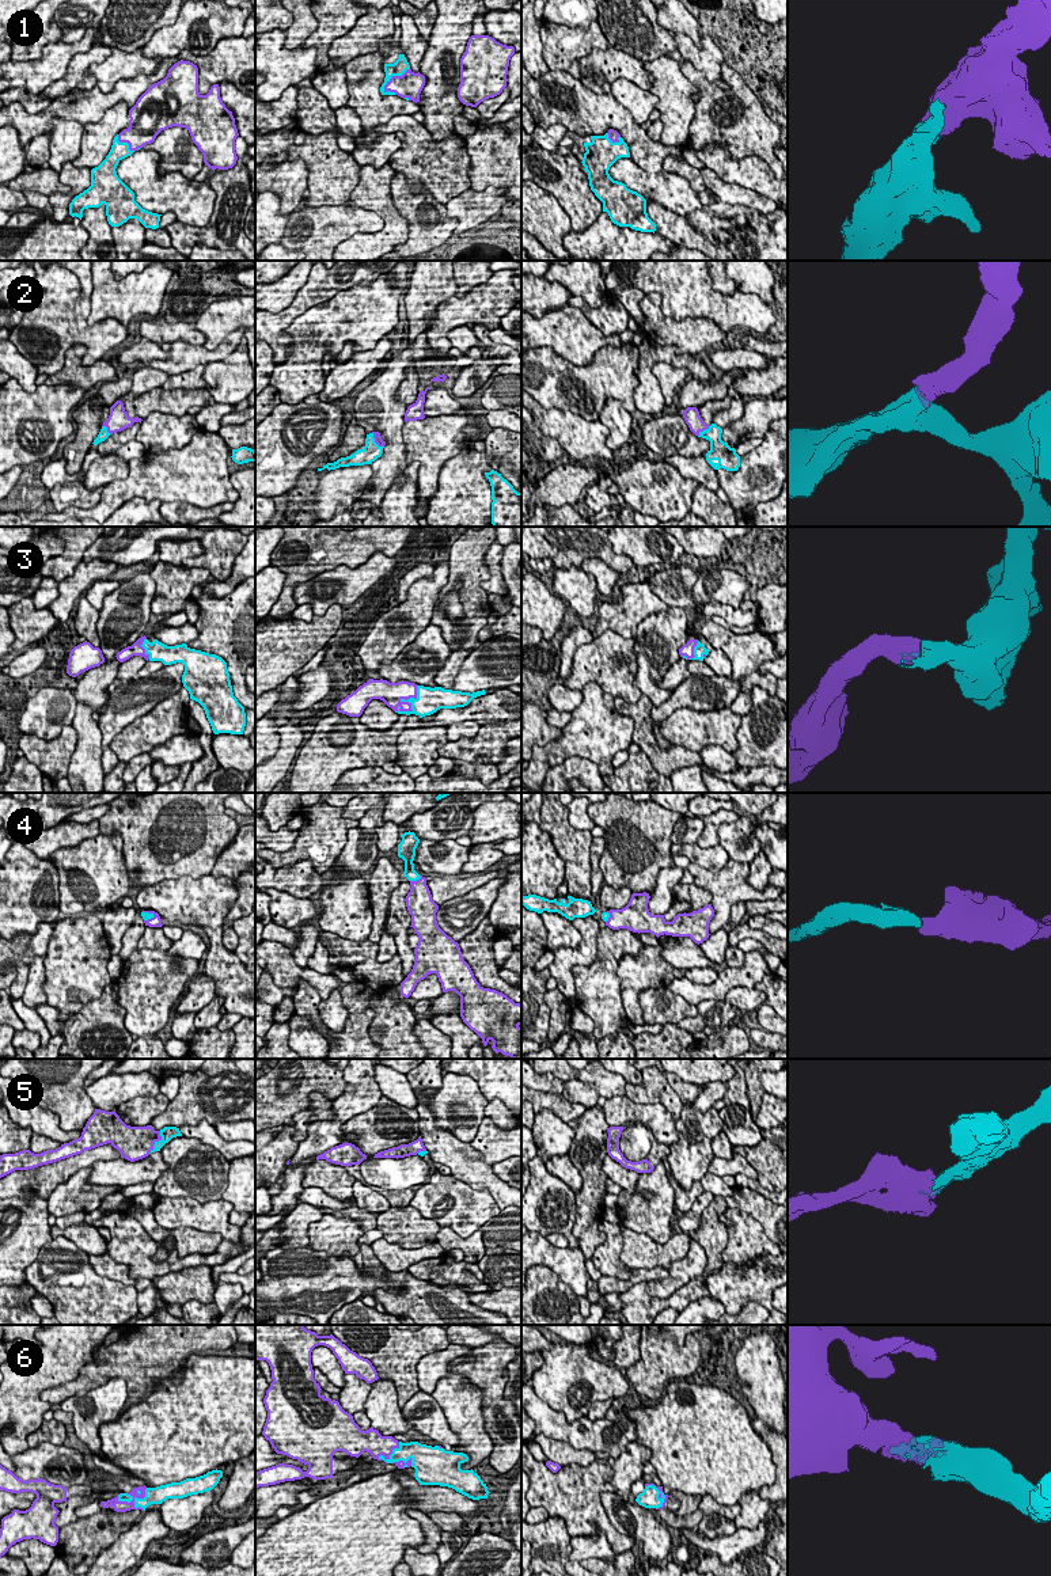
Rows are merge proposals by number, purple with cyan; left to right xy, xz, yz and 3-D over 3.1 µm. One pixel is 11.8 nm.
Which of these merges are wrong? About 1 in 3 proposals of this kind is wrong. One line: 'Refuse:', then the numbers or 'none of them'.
Refuse: none of them

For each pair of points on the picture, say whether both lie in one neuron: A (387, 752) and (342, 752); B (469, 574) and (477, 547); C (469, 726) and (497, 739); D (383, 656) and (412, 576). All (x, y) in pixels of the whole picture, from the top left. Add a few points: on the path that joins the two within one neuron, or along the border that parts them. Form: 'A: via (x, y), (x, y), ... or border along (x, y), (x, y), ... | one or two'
A: via (376, 752), (353, 752) | one
B: via (469, 568), (470, 554) | one
C: border along (481, 726), (470, 737), (447, 741) | two
D: border along (424, 577), (409, 588), (408, 596), (399, 603) | two

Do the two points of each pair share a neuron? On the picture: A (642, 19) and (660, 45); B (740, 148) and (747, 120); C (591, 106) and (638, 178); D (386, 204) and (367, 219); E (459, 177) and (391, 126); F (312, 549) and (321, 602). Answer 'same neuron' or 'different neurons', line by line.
A: same neuron
B: same neuron
C: different neurons
D: different neurons
E: same neuron
F: different neurons

